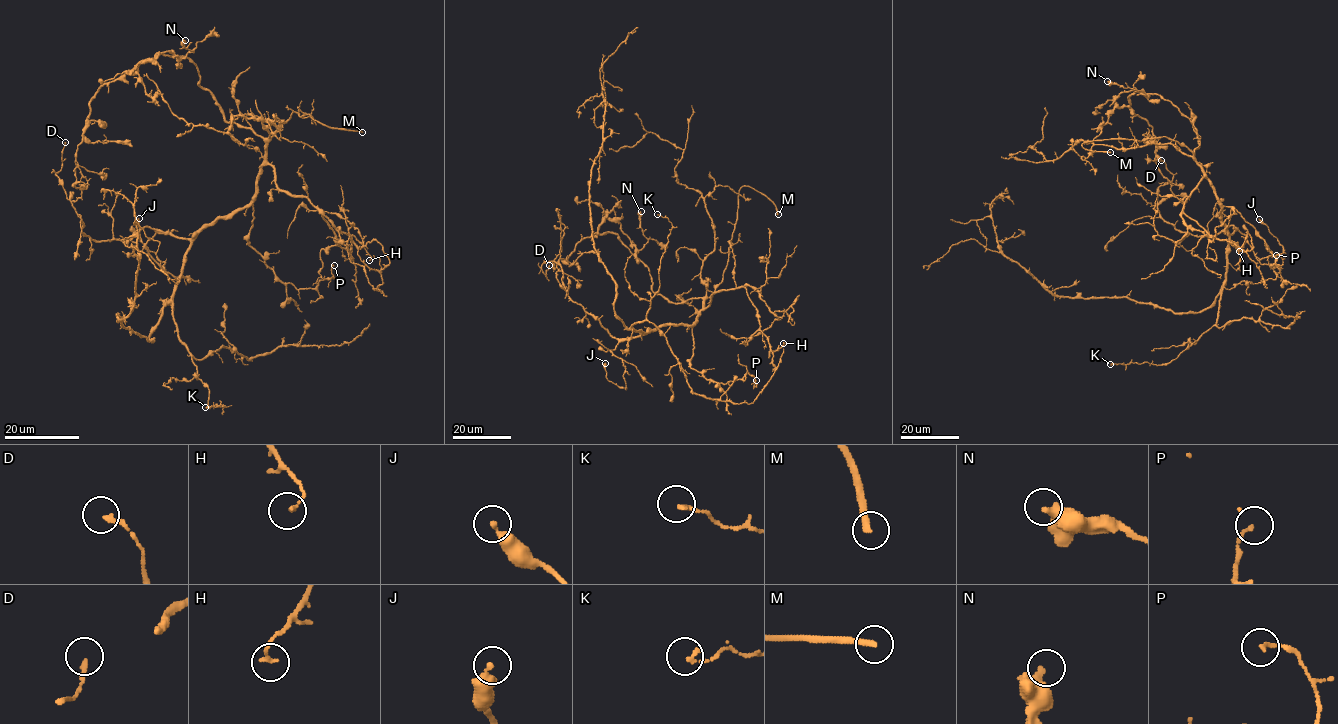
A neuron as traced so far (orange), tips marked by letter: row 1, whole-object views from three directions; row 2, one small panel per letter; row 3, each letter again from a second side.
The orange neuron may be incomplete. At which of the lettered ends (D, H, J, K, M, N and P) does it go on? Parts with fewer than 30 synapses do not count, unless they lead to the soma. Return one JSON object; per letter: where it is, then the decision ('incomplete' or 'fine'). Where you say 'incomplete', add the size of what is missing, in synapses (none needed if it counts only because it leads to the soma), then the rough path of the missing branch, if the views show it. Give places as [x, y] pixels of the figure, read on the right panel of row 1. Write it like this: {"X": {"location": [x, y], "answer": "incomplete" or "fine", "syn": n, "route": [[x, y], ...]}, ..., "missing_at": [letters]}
{"D": {"location": [1161, 160], "answer": "fine"}, "H": {"location": [1239, 251], "answer": "fine"}, "J": {"location": [1259, 219], "answer": "fine"}, "K": {"location": [1110, 364], "answer": "fine"}, "M": {"location": [1110, 152], "answer": "incomplete", "route": [[1110, 152], [1143, 158], [1238, 158], [1256, 149], [1262, 137], [1281, 118]]}, "N": {"location": [1107, 81], "answer": "fine"}, "P": {"location": [1276, 255], "answer": "fine"}, "missing_at": ["M"]}

